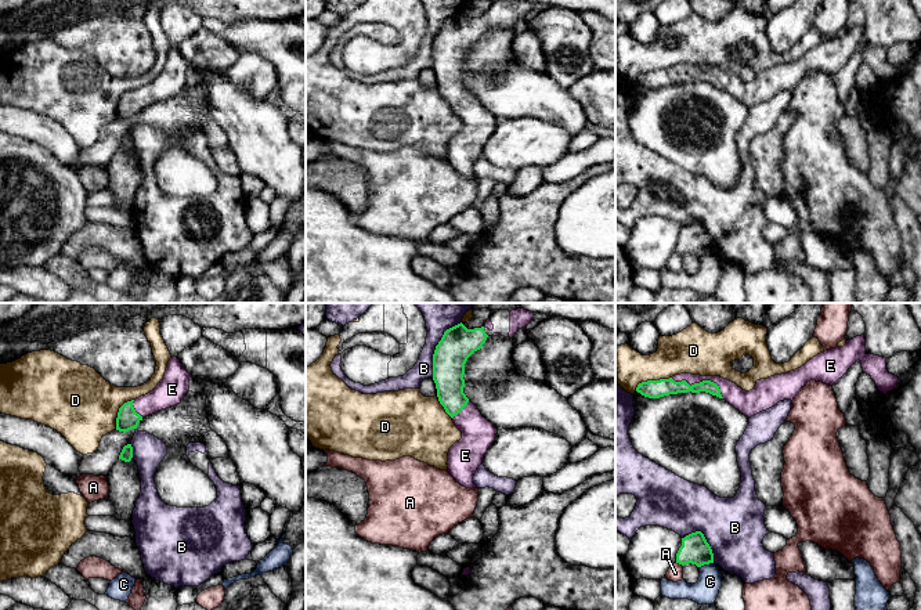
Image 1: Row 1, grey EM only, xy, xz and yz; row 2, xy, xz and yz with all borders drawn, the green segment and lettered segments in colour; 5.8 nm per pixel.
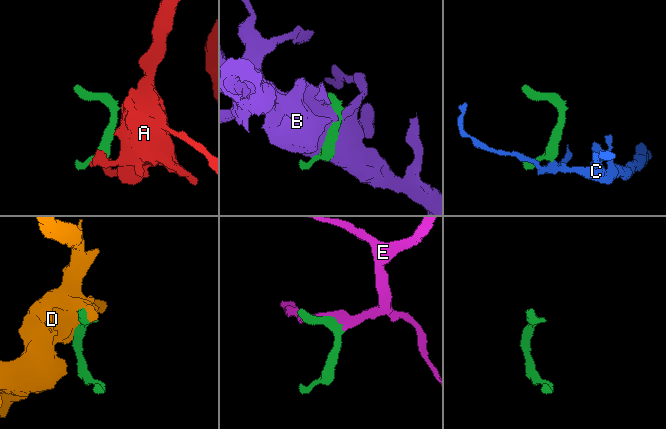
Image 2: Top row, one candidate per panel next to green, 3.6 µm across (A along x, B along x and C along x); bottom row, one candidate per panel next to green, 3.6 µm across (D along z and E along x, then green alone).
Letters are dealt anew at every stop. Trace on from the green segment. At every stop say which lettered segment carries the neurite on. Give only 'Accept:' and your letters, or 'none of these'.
Accept: E

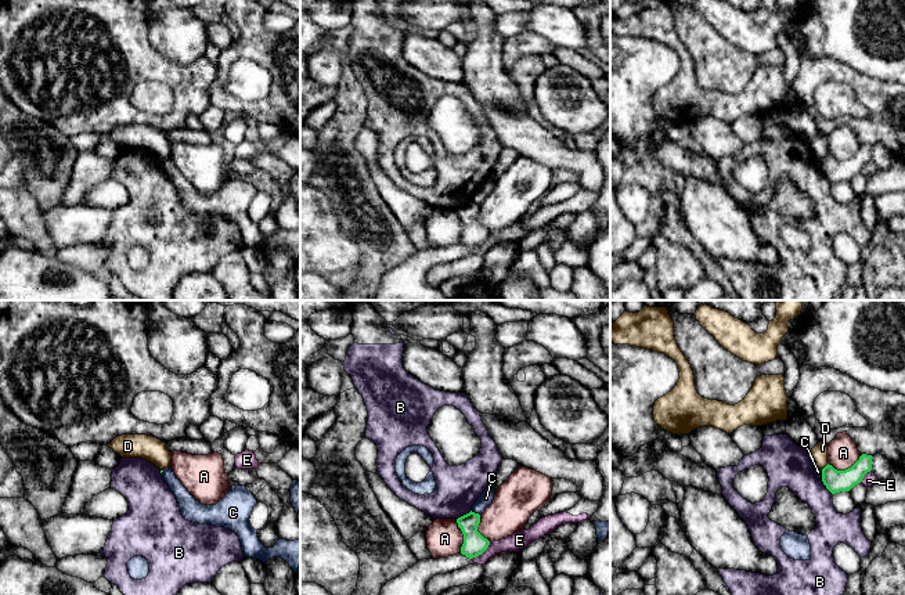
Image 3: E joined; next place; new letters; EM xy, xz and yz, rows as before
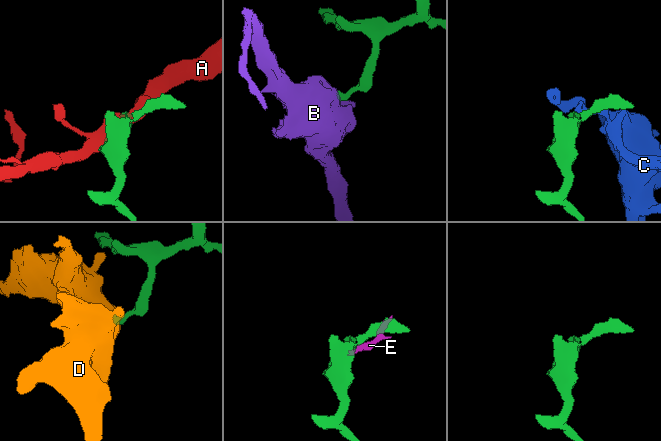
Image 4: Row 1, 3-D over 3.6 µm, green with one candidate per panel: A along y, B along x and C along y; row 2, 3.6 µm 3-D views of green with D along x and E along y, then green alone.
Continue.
Accept: none of these

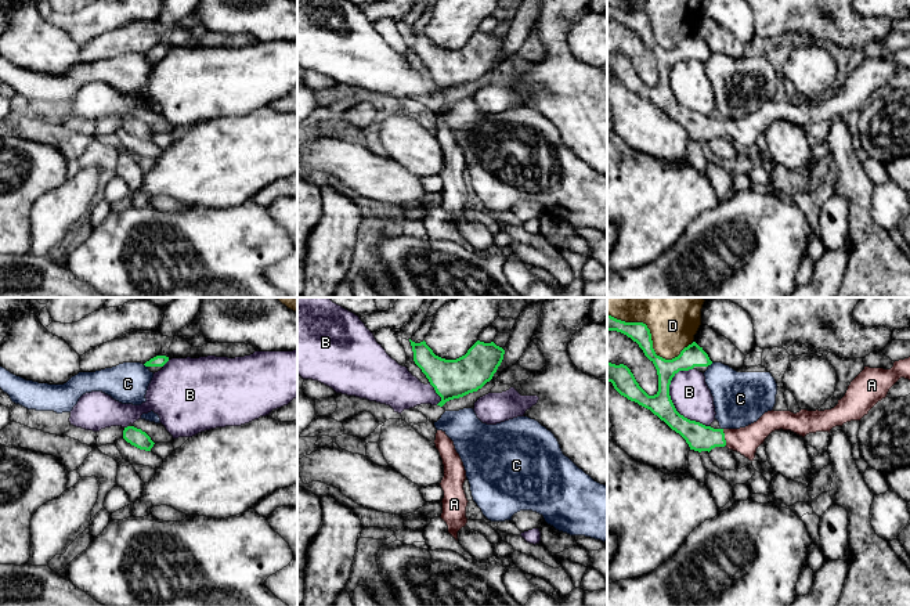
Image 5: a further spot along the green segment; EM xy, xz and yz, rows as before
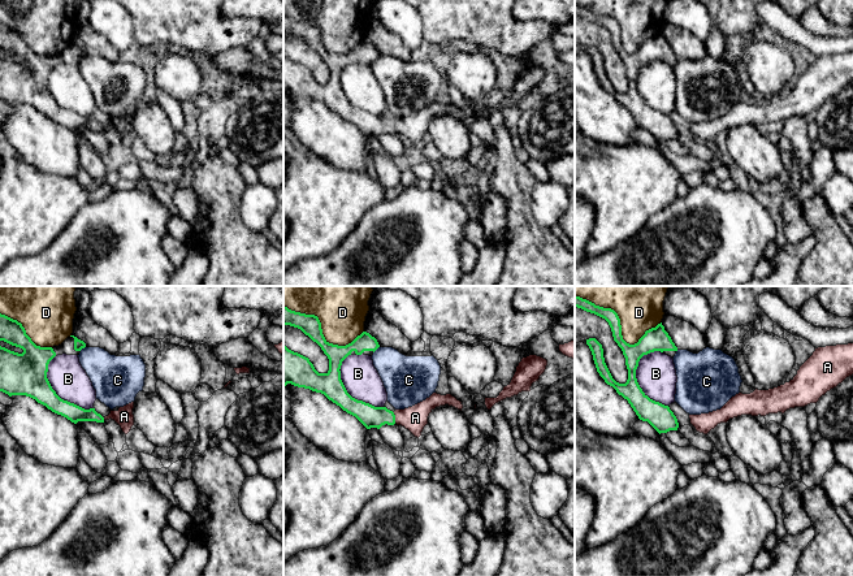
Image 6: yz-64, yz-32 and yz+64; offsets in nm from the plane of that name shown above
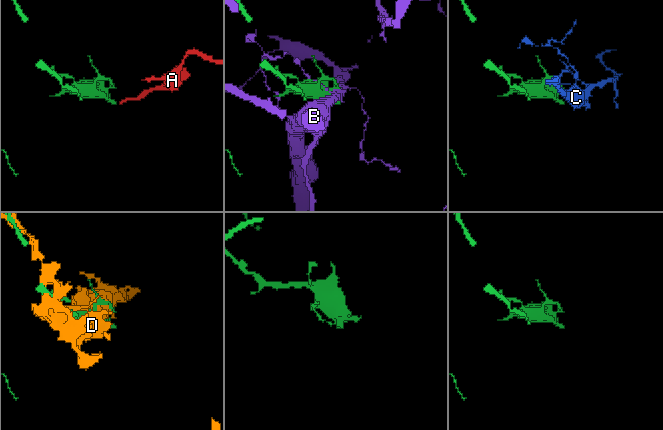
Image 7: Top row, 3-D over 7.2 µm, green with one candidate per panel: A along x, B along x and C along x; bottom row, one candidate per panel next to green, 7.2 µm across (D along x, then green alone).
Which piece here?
Accept: A

